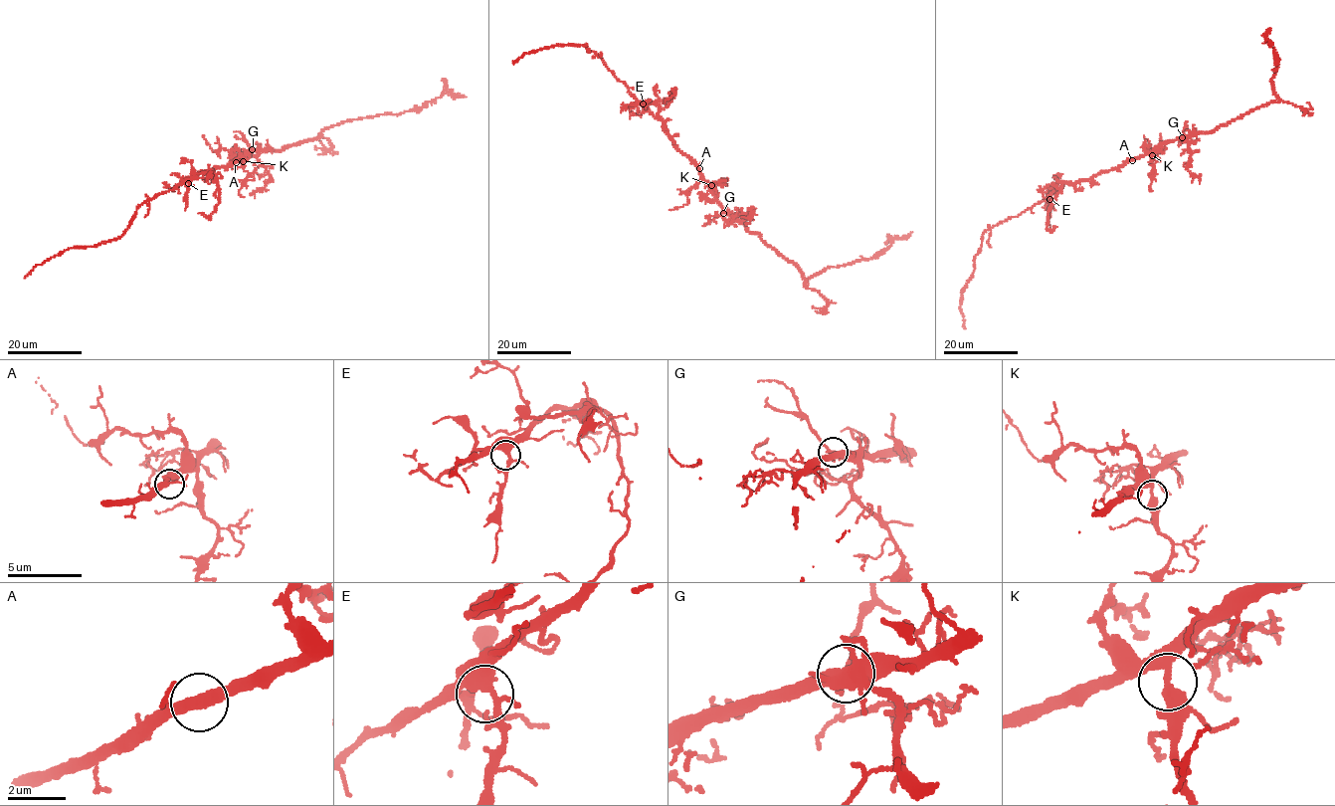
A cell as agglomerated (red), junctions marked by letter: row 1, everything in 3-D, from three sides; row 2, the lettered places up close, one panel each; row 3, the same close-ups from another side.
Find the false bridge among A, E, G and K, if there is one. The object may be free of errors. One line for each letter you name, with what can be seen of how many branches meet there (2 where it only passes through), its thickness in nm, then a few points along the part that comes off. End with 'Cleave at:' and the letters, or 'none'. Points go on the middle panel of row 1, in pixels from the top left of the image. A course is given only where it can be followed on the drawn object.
K: 3 branches meet; 320 nm thick; foreign part runs (711, 185), (726, 182)
Cleave at: K

